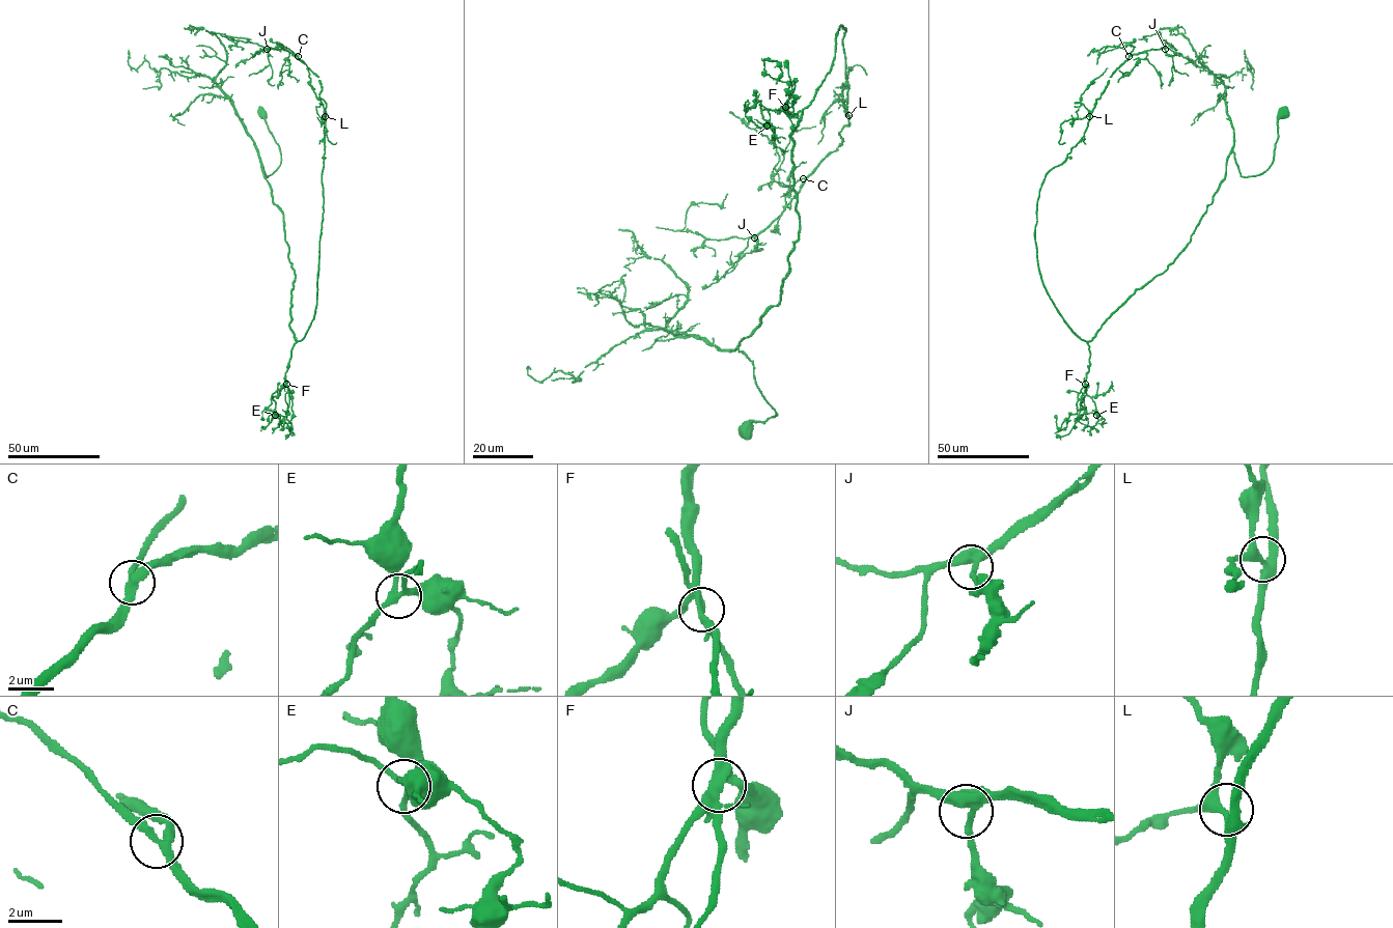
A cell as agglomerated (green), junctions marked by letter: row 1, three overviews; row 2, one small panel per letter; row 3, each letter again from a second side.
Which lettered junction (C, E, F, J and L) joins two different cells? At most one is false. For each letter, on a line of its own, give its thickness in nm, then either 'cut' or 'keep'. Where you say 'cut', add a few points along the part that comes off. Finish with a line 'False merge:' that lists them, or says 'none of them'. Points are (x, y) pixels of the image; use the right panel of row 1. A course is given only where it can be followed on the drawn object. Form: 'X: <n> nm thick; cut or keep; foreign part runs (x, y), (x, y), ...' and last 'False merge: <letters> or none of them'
C: 320 nm thick; keep
E: 280 nm thick; keep
F: 320 nm thick; cut; foreign part runs (1085, 384), (1079, 420), (1068, 433), (1056, 436)
J: 320 nm thick; keep
L: 360 nm thick; keep
False merge: F

